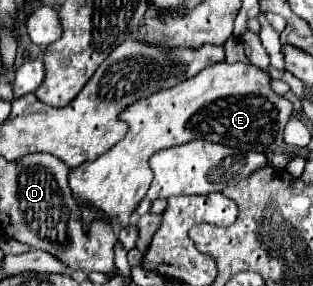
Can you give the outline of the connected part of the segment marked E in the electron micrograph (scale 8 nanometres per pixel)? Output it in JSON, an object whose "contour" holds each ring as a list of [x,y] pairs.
{"contour":[[[215,62],[179,86],[137,100],[121,112],[121,120],[129,124],[125,138],[95,162],[83,162],[69,174],[73,194],[77,194],[81,204],[89,206],[83,212],[83,220],[89,224],[89,218],[103,210],[107,218],[115,218],[117,226],[127,226],[129,214],[145,198],[153,180],[149,158],[155,152],[191,140],[209,140],[263,154],[273,152],[283,146],[283,130],[291,116],[293,104],[273,92],[269,72],[243,62]]]}

